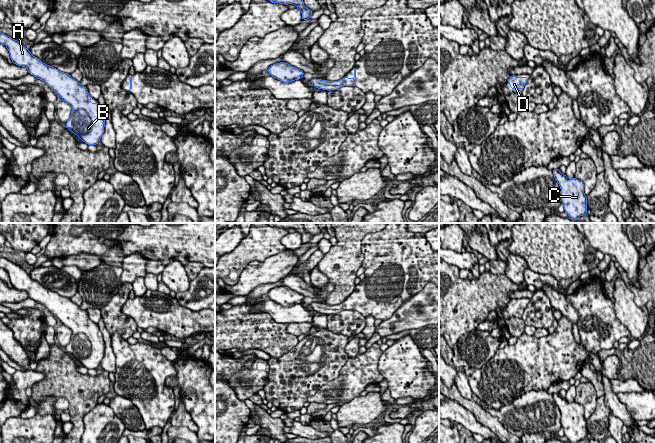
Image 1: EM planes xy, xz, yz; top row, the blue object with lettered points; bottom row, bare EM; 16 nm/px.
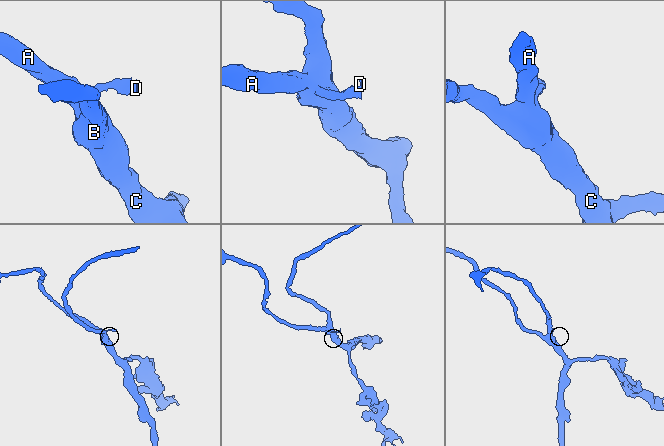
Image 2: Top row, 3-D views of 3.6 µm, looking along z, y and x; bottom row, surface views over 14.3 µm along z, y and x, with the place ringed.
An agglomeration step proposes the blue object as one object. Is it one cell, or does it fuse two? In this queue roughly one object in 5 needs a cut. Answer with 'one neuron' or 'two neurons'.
one neuron

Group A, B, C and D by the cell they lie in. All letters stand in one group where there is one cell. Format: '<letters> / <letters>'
A B C D

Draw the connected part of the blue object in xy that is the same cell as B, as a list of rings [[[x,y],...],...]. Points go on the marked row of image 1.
[[[0,32],[0,43],[9,51],[12,62],[26,67],[29,74],[44,81],[63,101],[72,107],[66,127],[88,145],[97,145],[105,127],[103,111],[99,103],[92,103],[87,88],[70,74],[43,63],[17,41]]]

